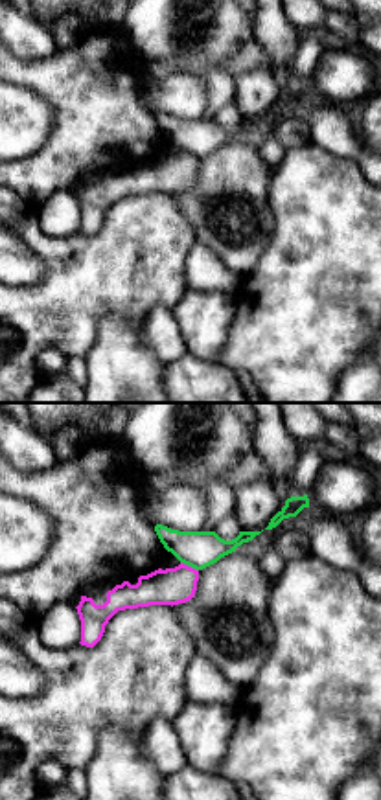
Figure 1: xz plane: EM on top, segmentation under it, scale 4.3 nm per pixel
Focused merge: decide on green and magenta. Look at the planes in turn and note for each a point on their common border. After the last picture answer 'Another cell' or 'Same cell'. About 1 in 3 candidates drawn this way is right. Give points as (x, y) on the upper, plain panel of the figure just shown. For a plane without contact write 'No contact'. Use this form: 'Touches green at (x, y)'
Touches green at (190, 153)

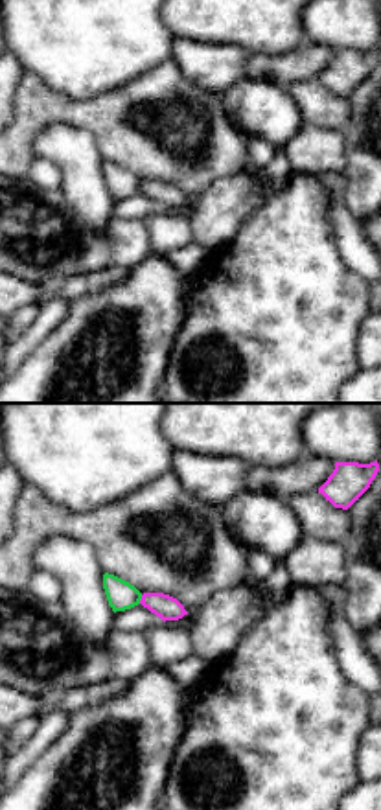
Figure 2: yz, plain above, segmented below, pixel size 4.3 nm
Touches green at (140, 186)

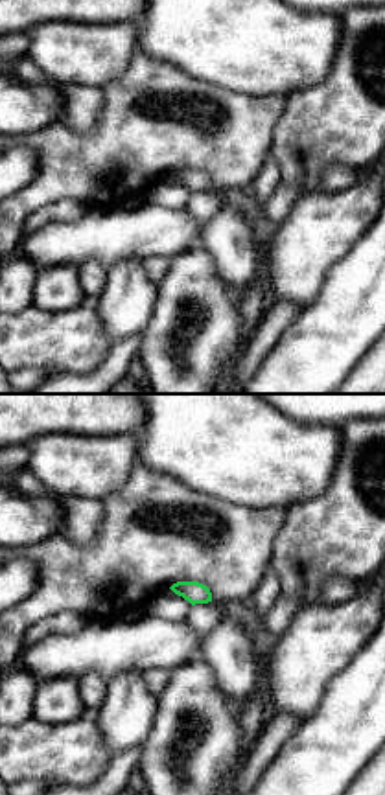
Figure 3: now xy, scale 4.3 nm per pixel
No contact

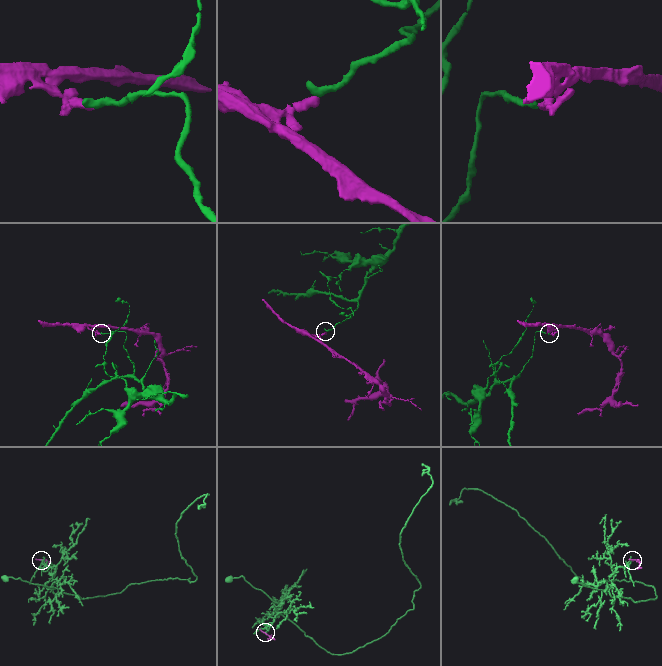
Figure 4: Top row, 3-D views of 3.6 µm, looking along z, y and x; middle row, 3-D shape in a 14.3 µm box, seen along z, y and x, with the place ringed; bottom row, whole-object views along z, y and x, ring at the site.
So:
Another cell

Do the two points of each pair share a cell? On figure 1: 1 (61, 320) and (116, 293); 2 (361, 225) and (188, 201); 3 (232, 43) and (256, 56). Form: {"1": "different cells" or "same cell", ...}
{"1": "same cell", "2": "different cells", "3": "same cell"}

